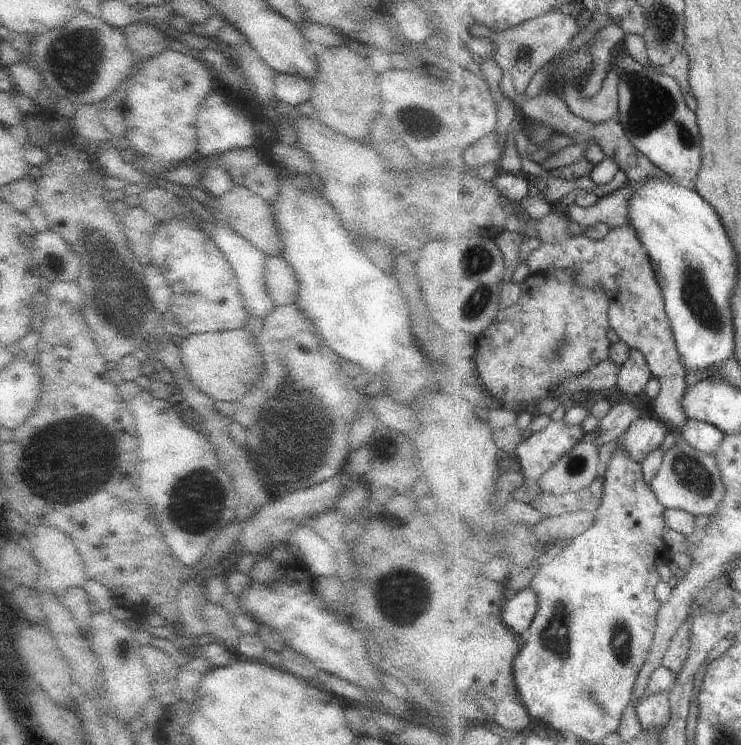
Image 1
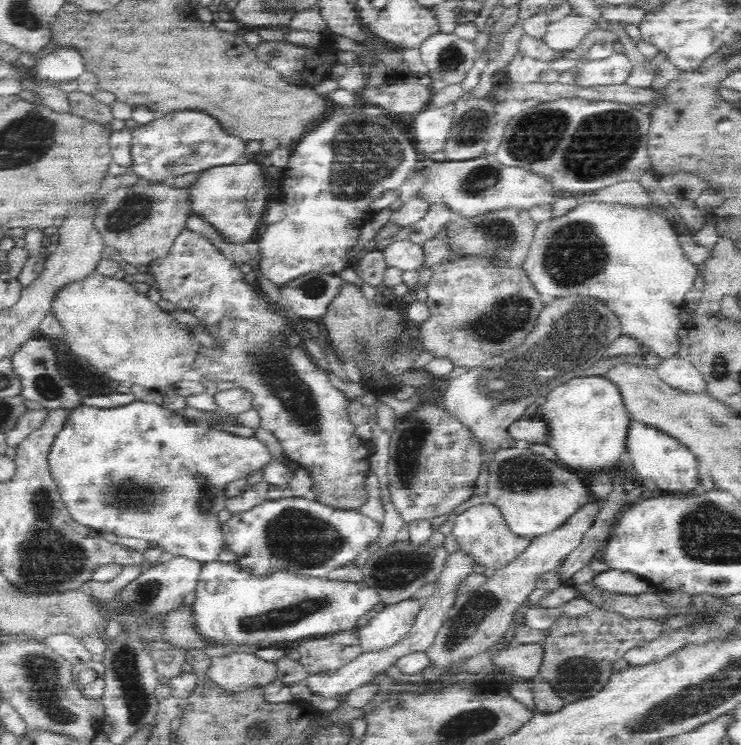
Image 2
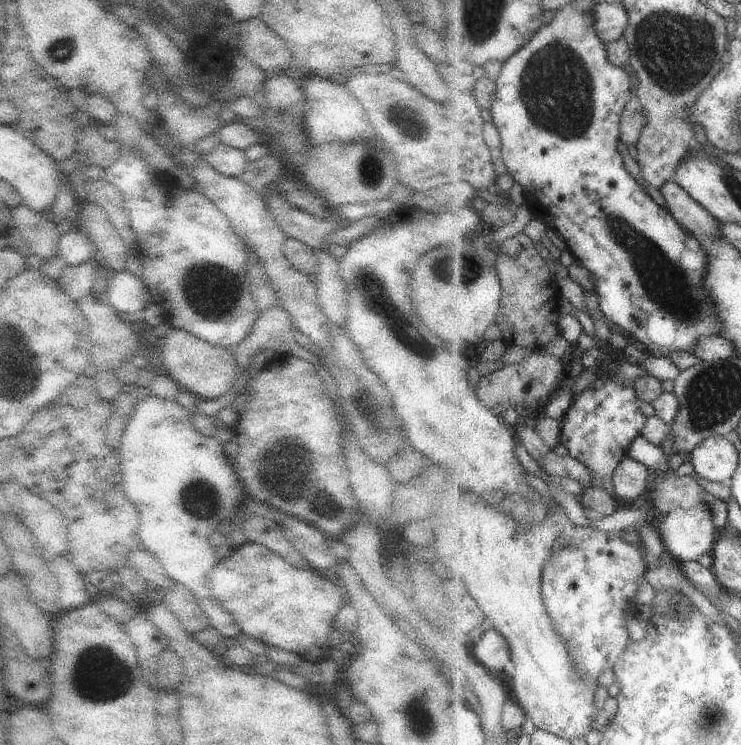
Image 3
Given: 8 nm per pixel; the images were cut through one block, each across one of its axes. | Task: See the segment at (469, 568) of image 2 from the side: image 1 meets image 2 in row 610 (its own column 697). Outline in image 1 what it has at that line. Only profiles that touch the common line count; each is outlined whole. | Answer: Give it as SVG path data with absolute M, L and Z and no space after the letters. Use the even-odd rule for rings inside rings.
M687 419L681 430L681 437L687 439L691 446L709 454L714 454L723 435L718 426L699 419Z

